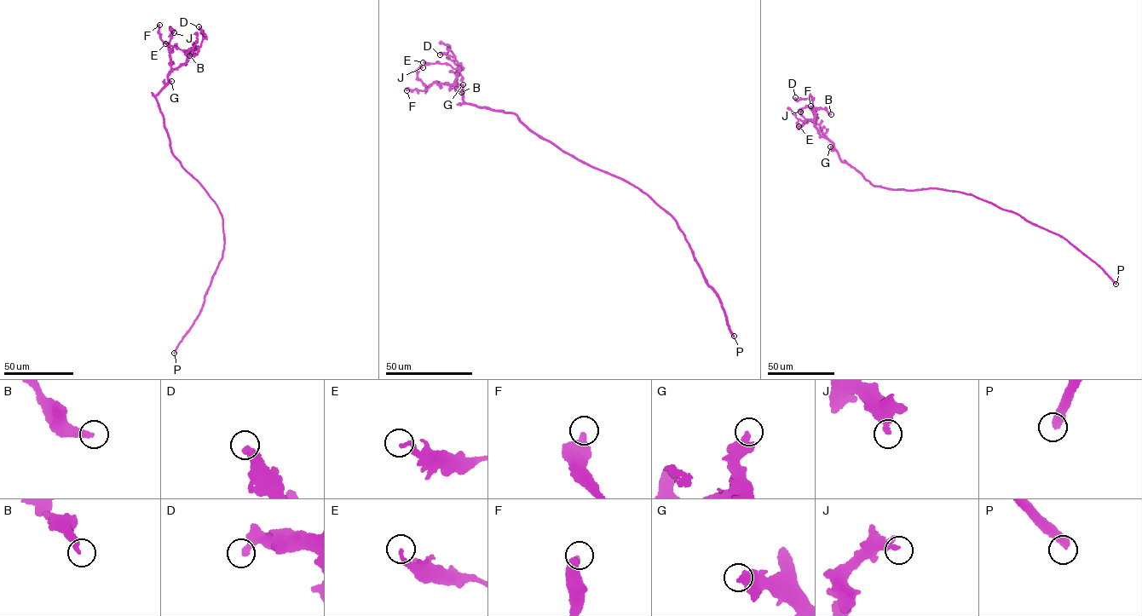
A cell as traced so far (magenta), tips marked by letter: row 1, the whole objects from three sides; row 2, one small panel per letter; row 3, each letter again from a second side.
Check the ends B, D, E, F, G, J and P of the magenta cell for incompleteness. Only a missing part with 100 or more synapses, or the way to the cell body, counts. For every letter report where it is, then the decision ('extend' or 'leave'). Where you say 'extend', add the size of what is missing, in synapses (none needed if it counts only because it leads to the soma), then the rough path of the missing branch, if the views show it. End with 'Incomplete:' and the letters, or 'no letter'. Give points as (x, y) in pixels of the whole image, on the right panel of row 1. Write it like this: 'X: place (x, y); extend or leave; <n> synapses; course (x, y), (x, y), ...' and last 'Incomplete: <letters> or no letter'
B: place (831, 114); leave
D: place (795, 97); leave
E: place (798, 126); leave
F: place (810, 106); leave
G: place (830, 146); leave
J: place (800, 112); leave
P: place (1116, 284); extend; 1500 synapses
Incomplete: P

